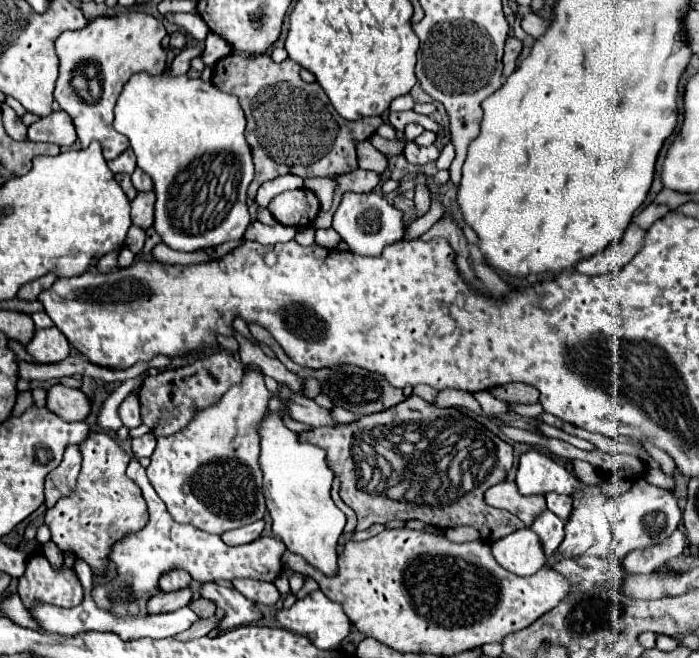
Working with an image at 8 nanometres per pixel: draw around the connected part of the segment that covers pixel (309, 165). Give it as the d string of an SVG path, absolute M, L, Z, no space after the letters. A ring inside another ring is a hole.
M240 54L222 58L216 68L212 82L218 90L238 96L246 114L246 140L252 148L256 166L254 180L248 186L248 196L254 198L260 184L282 174L296 174L302 178L330 176L352 172L358 168L356 144L368 140L382 124L380 116L368 116L354 122L346 122L332 108L330 98L318 82L304 82L300 78L302 66L294 60L276 64L270 56L262 54L256 58L242 60Z

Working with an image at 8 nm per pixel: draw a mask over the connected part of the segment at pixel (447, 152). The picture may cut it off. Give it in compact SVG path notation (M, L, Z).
M452 140L442 148L442 152L440 152L440 158L436 160L436 166L438 166L438 170L444 170L444 168L448 168L450 164L452 164L452 160L454 160L454 156L456 156L456 152L454 152L454 144L452 144Z

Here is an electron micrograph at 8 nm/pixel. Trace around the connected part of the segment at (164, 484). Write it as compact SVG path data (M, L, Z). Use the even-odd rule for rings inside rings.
M248 368L242 384L230 388L214 406L202 410L182 432L158 440L152 462L146 468L148 480L156 494L164 500L168 512L178 524L192 524L210 534L224 534L228 530L262 520L266 514L266 500L262 494L262 468L260 468L260 424L268 410L270 392L264 386L262 372Z

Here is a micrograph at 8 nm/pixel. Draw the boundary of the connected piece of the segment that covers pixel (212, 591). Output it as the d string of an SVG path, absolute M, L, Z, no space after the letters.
M204 582L198 588L198 596L212 600L220 610L224 610L224 618L218 622L216 632L226 632L236 626L248 624L252 620L260 620L262 614L252 600L246 600L234 588L218 586L214 582Z

